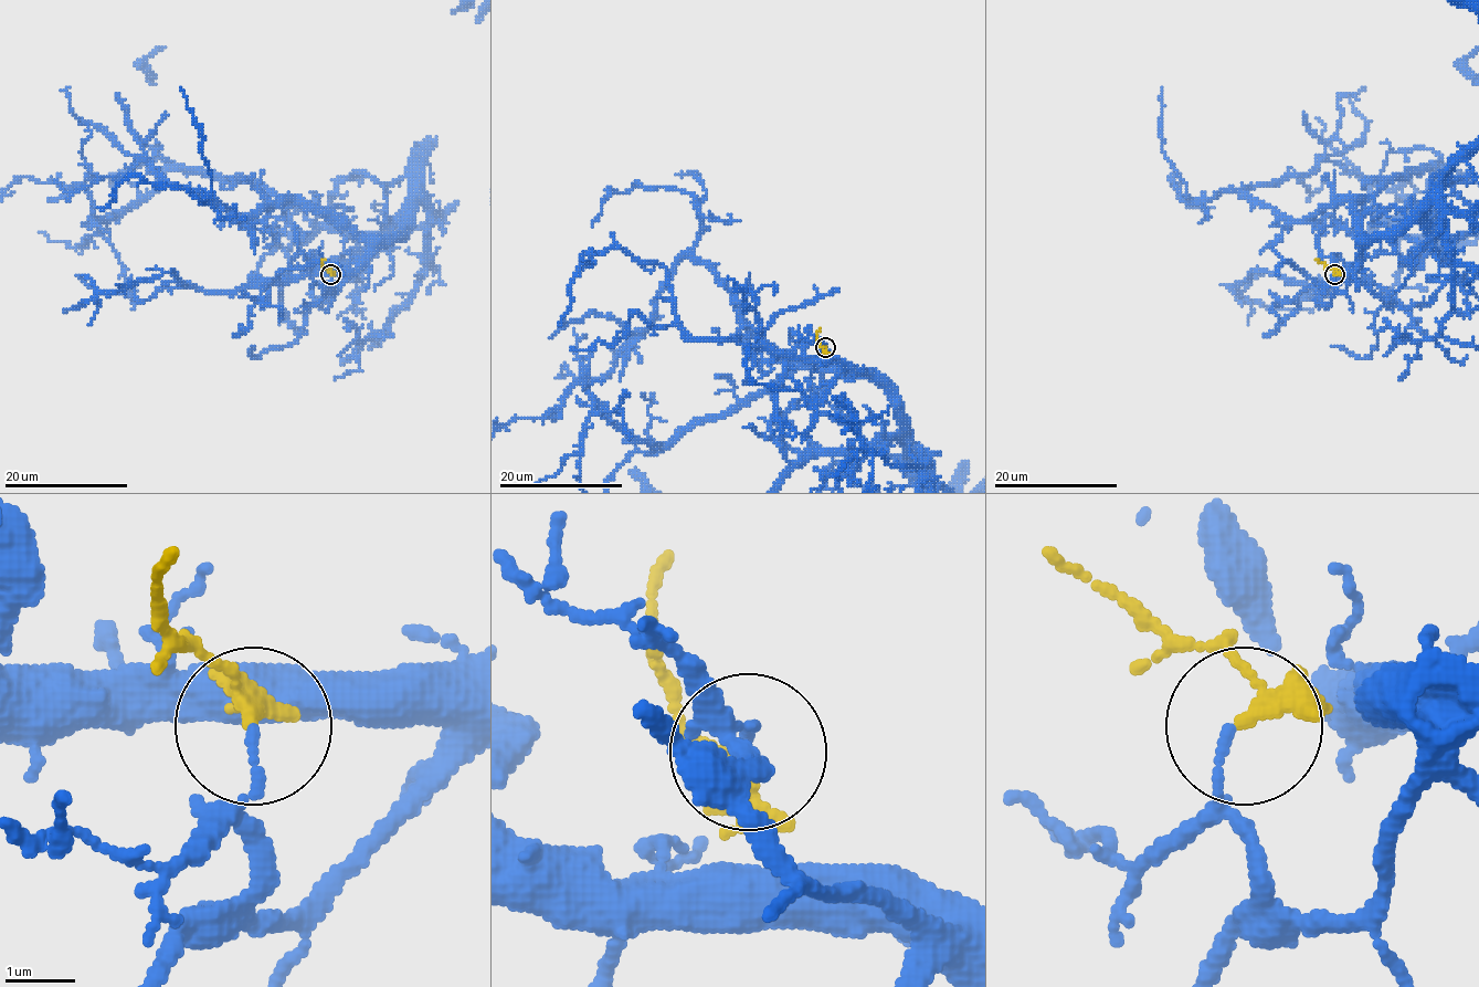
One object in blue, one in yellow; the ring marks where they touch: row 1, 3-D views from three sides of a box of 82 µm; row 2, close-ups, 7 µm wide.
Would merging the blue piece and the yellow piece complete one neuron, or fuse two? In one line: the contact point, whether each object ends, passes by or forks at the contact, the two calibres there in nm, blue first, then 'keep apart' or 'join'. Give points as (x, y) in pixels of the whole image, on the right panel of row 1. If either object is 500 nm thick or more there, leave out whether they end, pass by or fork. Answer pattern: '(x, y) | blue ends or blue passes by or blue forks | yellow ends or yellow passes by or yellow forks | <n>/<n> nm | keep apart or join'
(1334, 274) | blue ends | yellow forks | 110/180 nm | keep apart

